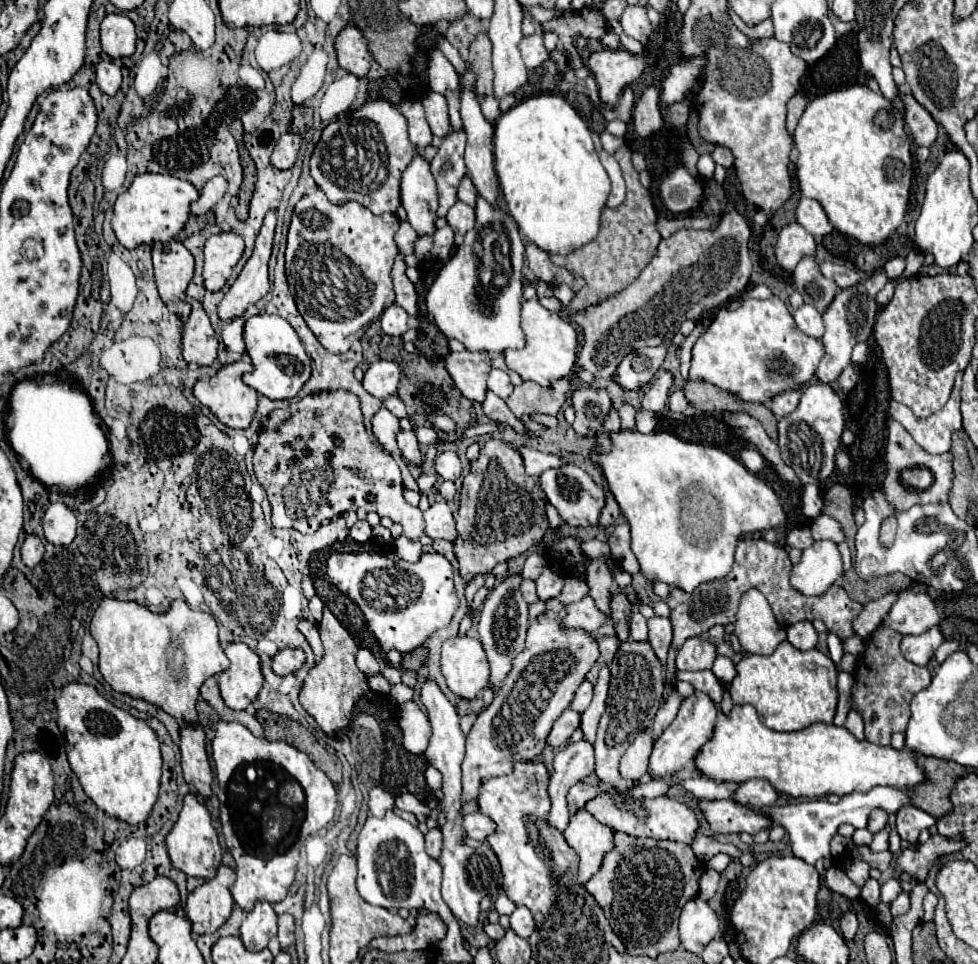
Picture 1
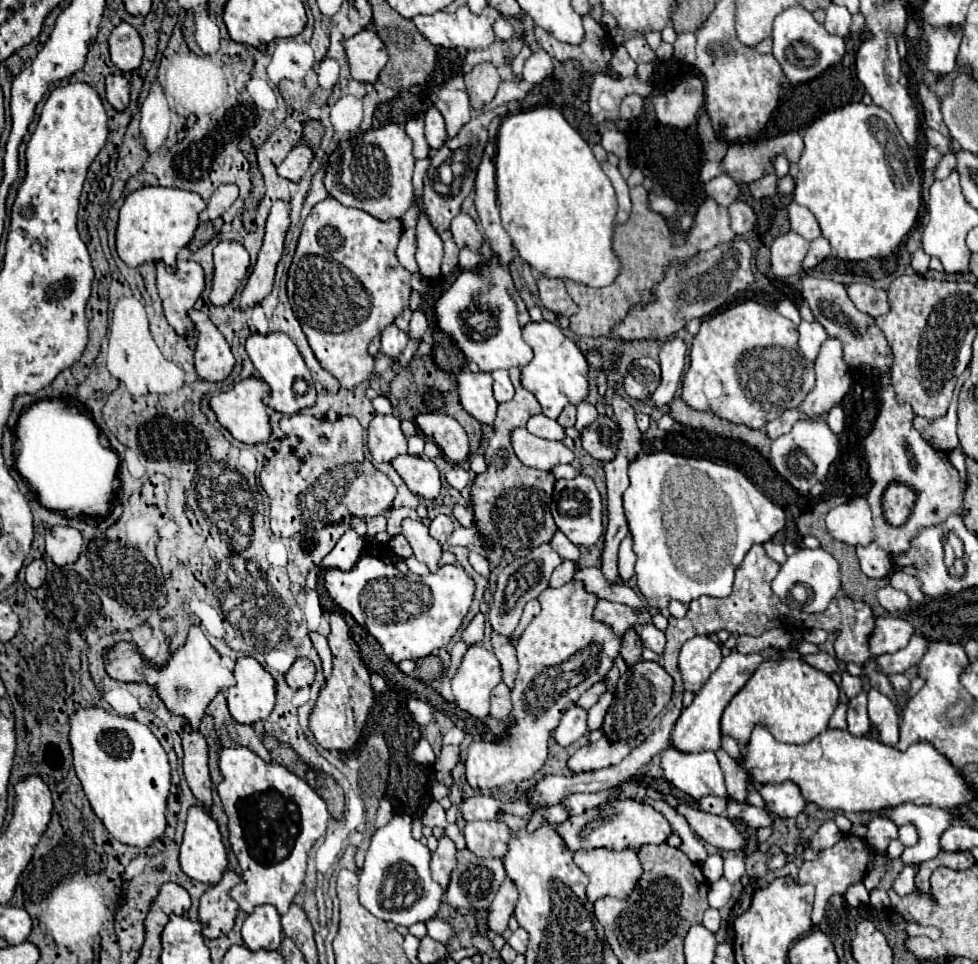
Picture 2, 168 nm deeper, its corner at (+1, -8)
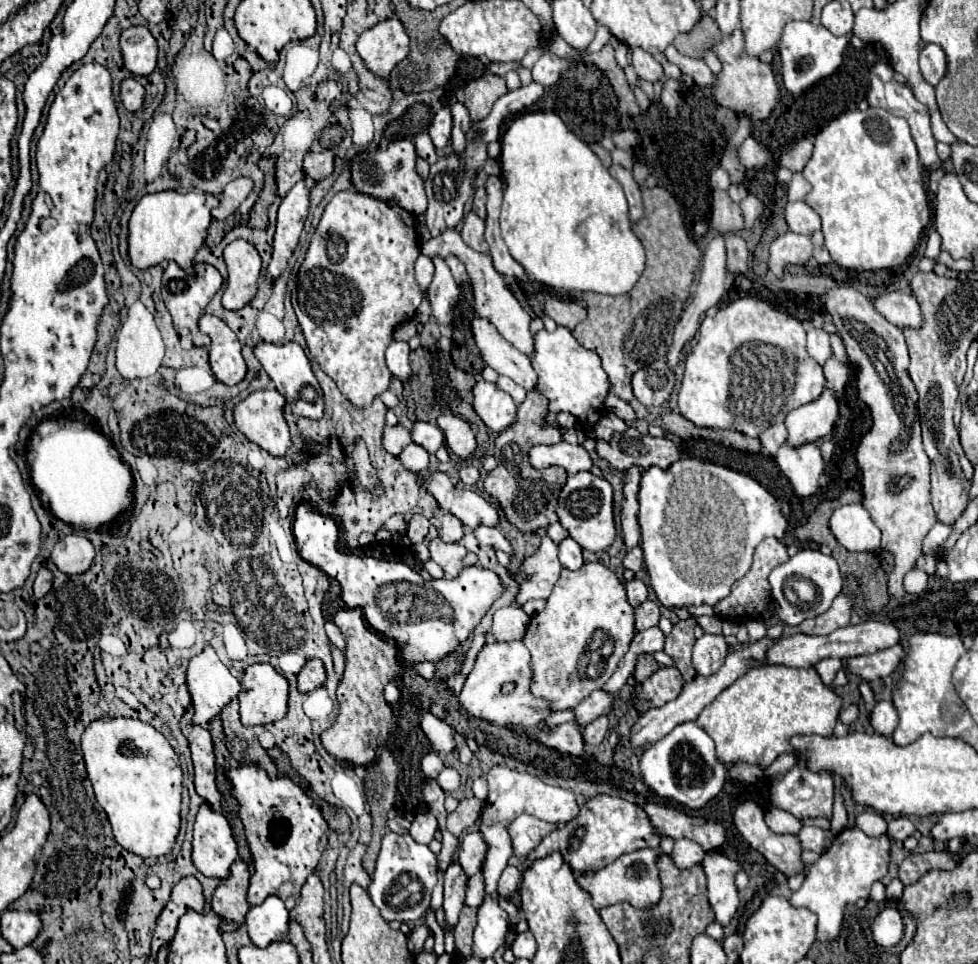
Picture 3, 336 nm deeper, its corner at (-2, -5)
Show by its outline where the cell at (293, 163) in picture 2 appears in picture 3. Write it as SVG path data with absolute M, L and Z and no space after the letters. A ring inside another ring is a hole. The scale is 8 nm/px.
M321 149L321 151L309 151L303 159L303 173L305 177L319 181L325 179L327 175L333 173L333 159L335 151L333 149Z

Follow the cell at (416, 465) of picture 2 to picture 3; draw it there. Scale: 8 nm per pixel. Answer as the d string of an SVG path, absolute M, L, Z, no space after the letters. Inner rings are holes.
M427 471L419 473L417 481L421 487L431 493L439 507L453 513L461 523L473 529L479 523L497 525L497 511L491 507L489 501L479 497L473 489L455 489L449 477L441 471Z

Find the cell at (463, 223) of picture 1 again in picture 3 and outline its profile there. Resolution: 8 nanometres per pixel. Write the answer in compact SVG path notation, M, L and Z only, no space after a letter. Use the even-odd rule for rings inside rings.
M471 211L465 215L465 223L463 223L463 229L461 229L461 237L463 241L475 249L475 251L481 251L485 253L489 247L487 247L487 241L483 237L483 231L485 231L485 223Z

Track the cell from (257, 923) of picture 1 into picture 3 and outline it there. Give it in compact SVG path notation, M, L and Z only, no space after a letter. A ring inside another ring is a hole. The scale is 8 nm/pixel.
M267 897L247 913L249 937L257 947L267 947L273 941L287 941L289 911L279 897Z

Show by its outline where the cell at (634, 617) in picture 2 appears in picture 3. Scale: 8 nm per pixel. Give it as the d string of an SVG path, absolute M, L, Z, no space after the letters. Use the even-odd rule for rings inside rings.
M643 601L635 607L635 631L645 631L659 623L659 605L653 601Z

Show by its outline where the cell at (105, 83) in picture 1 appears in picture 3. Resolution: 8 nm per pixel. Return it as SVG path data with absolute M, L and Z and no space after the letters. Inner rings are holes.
M127 77L121 81L121 91L119 91L121 103L125 105L127 111L137 111L143 105L145 89L141 83L137 83L133 77Z

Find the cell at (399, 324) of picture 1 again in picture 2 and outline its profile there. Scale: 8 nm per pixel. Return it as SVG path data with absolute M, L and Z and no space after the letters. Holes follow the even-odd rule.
M392 324L392 326L388 326L388 328L384 330L384 334L382 334L382 348L380 348L380 350L382 350L388 358L398 360L398 356L400 356L402 350L406 348L406 342L408 342L408 336Z

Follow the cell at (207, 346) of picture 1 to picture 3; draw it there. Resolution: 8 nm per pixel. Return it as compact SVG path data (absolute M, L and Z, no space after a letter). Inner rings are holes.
M209 313L199 319L199 329L211 337L209 365L215 379L225 385L237 385L247 373L247 365L235 333L219 317Z

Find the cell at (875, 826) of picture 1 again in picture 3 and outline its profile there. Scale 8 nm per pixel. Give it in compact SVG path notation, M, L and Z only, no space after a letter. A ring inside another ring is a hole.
M897 817L897 819L893 819L893 821L889 823L889 827L887 827L889 839L895 839L895 841L907 839L909 835L913 835L913 831L915 831L915 827L913 827L913 823L911 823L907 817Z

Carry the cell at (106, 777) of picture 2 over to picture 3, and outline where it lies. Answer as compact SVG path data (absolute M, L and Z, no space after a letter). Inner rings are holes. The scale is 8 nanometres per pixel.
M105 717L87 725L81 749L95 799L107 813L117 843L141 857L169 853L181 823L181 767L169 741L141 719Z

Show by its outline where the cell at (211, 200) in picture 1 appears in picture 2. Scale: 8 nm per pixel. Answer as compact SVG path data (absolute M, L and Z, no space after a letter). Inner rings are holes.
M224 184L224 186L220 186L212 194L212 198L208 200L206 210L200 214L200 220L216 220L216 218L220 218L234 204L234 200L238 198L238 192L240 190L238 190L236 184Z

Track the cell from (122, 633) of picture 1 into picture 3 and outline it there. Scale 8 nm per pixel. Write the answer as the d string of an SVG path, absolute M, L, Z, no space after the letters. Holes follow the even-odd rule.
M207 645L199 655L189 659L189 667L187 667L187 691L191 695L193 701L193 723L201 725L201 727L209 727L209 721L219 715L219 711L237 697L237 693L241 691L241 683L237 677L231 675L231 671L219 661L217 653L213 651L211 645Z

